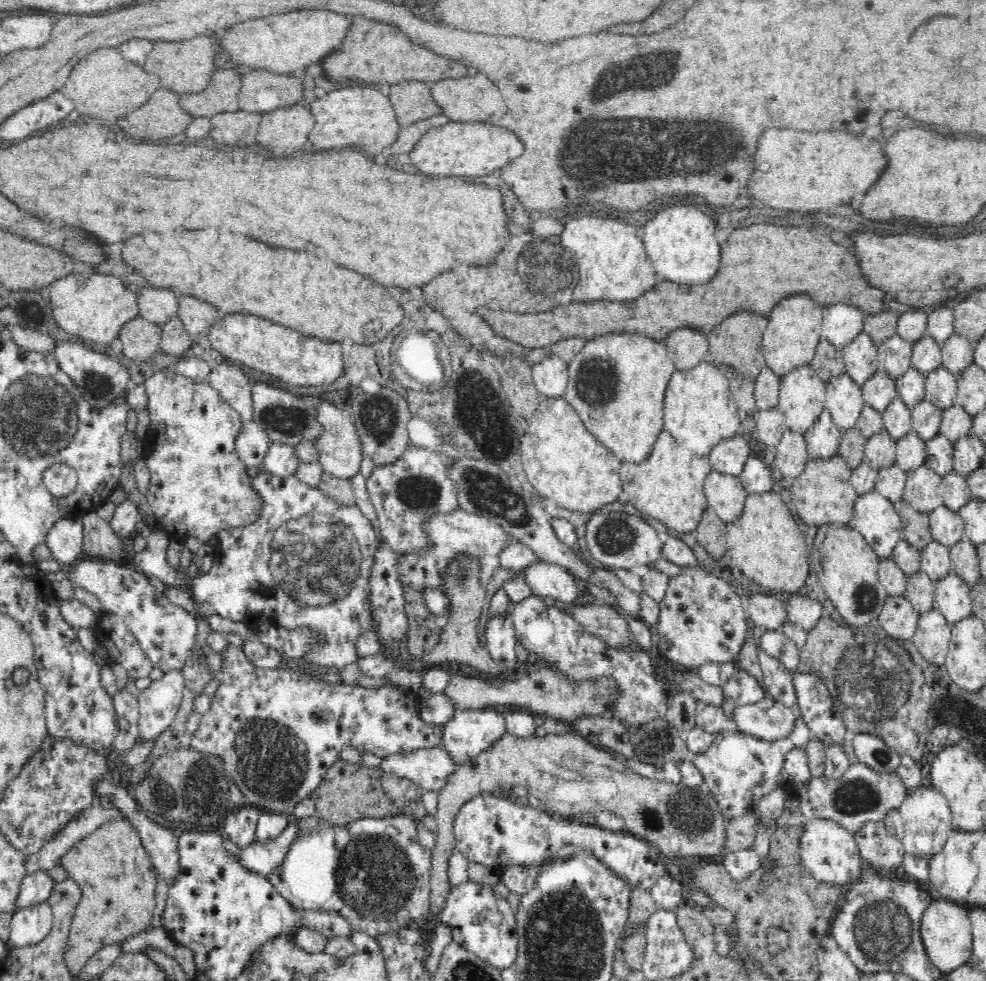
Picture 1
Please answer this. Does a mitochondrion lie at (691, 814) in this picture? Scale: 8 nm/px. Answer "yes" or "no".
yes

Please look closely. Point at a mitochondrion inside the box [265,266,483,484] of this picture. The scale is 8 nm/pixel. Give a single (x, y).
(372, 411)

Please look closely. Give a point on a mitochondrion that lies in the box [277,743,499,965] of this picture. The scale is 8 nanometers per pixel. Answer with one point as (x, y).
(376, 877)

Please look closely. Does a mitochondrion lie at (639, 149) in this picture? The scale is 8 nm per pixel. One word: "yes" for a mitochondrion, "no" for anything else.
yes

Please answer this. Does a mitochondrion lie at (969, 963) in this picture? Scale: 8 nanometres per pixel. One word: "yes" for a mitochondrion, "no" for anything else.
no

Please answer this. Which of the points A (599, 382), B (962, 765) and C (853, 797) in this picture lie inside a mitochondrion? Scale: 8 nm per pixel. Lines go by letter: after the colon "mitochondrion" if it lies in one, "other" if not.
A: mitochondrion
B: other
C: mitochondrion

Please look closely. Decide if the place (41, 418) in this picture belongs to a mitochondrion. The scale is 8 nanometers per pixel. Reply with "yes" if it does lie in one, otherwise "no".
yes

